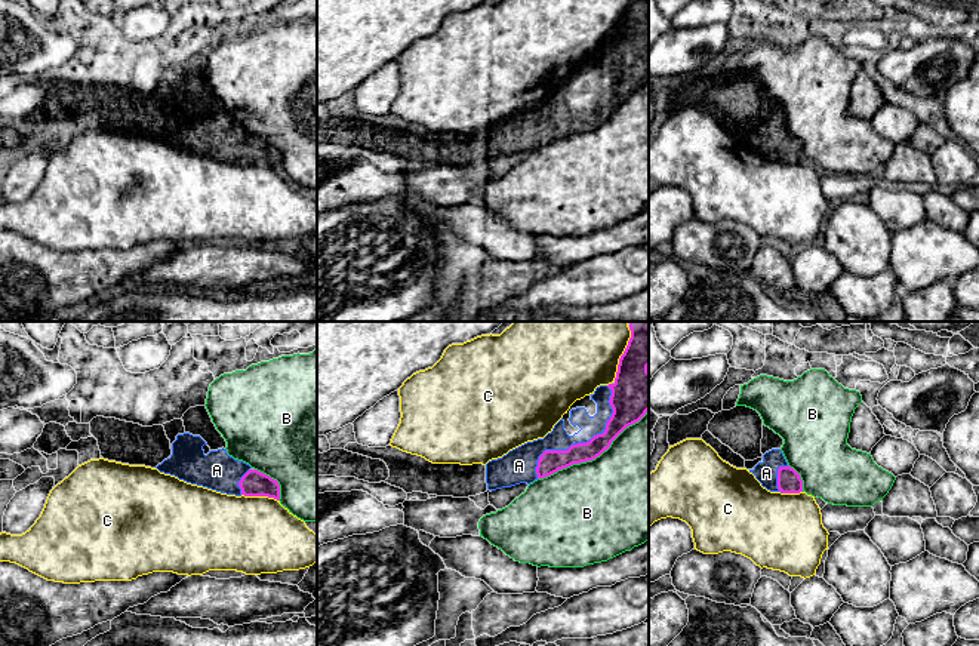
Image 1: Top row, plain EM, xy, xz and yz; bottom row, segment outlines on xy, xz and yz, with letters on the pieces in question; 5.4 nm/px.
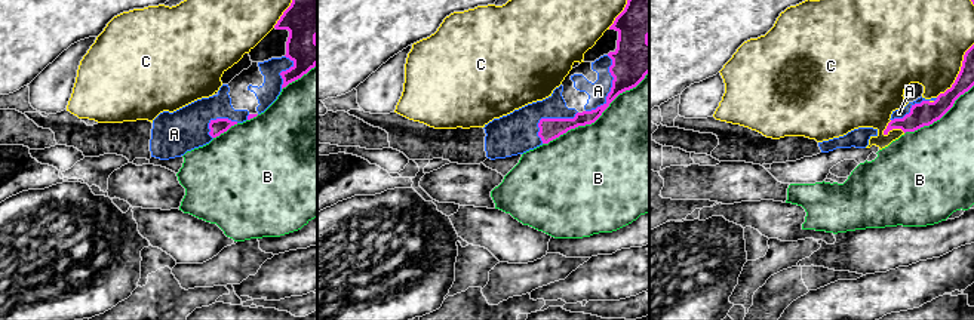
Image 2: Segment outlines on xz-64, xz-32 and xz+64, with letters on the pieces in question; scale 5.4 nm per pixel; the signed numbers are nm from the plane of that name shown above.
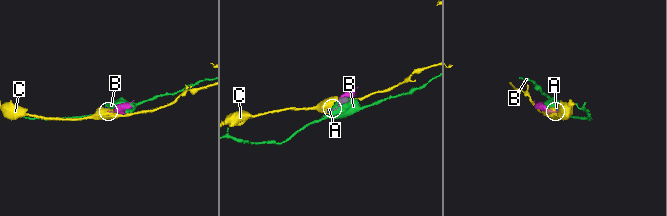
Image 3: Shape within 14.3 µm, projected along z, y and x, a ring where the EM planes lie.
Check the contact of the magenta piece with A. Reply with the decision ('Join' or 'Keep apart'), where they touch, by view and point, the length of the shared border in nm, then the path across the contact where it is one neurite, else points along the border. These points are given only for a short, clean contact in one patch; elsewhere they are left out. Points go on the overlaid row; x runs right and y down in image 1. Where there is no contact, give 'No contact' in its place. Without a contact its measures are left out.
Join. Touches magenta at xz (584, 443). Shared border 650 nm

